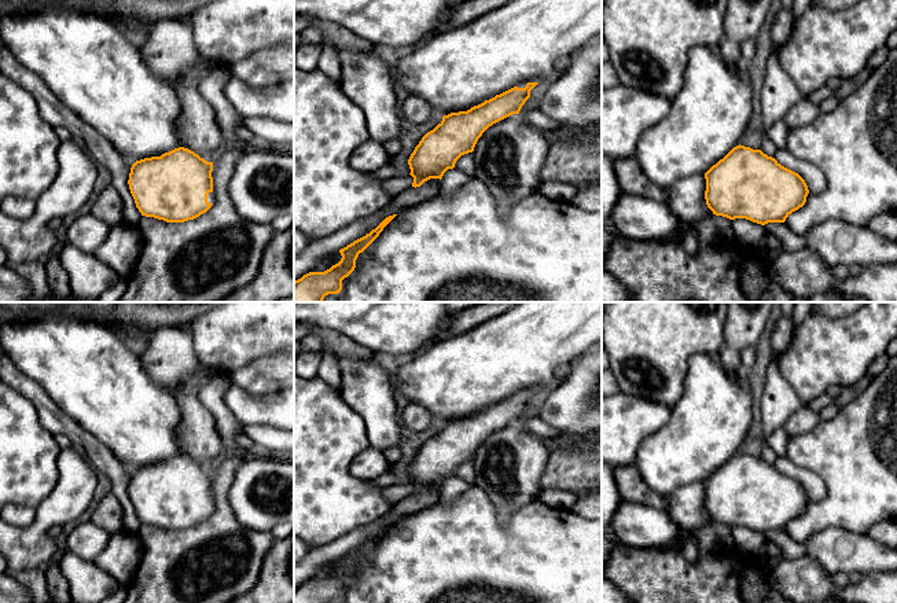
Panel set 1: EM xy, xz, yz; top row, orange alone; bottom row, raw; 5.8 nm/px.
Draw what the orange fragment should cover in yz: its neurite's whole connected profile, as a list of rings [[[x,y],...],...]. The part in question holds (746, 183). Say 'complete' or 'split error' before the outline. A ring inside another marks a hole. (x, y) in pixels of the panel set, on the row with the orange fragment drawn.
split error | [[[718,45],[694,47],[688,55],[683,87],[672,99],[669,114],[644,130],[637,140],[635,157],[644,174],[662,188],[685,177],[703,174],[706,205],[716,216],[746,218],[761,225],[784,223],[805,205],[809,190],[798,173],[761,150],[739,144],[751,111],[753,88],[746,65],[729,67],[723,60]]]

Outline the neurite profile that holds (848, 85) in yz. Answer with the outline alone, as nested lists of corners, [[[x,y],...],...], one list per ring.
[[[865,66],[857,74],[842,78],[838,89],[832,92],[832,96],[843,99],[848,95],[853,93],[856,89],[859,89],[865,82],[865,80],[870,77],[872,71],[874,71],[872,69]]]

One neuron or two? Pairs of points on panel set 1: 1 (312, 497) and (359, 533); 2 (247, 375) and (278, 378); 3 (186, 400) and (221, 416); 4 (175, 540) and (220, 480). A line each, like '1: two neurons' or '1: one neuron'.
1: two neurons
2: one neuron
3: two neurons
4: one neuron

